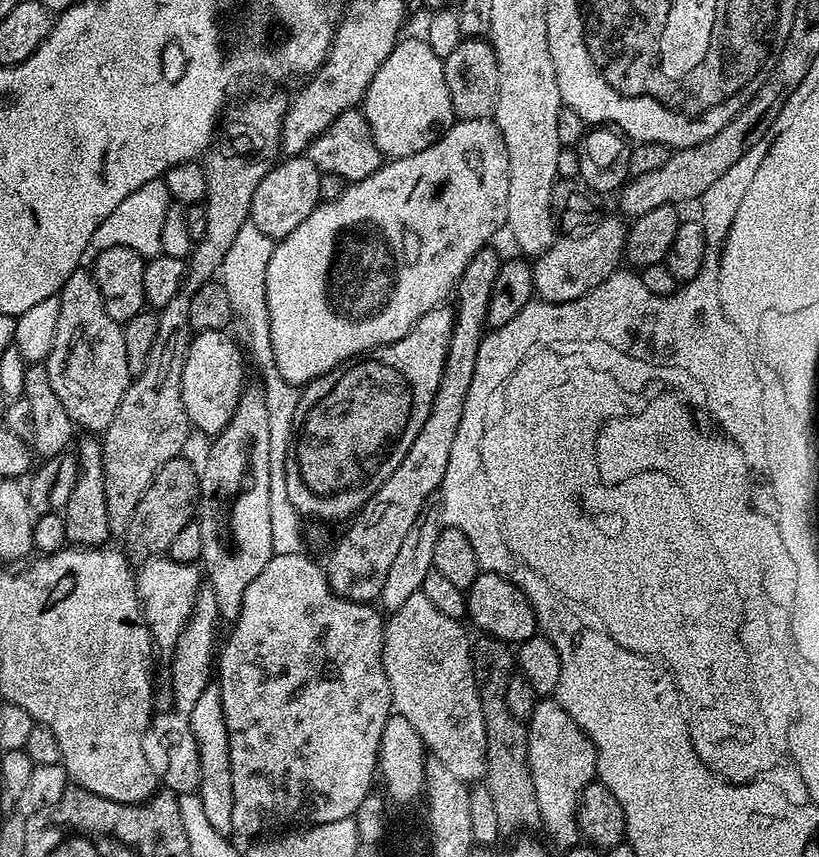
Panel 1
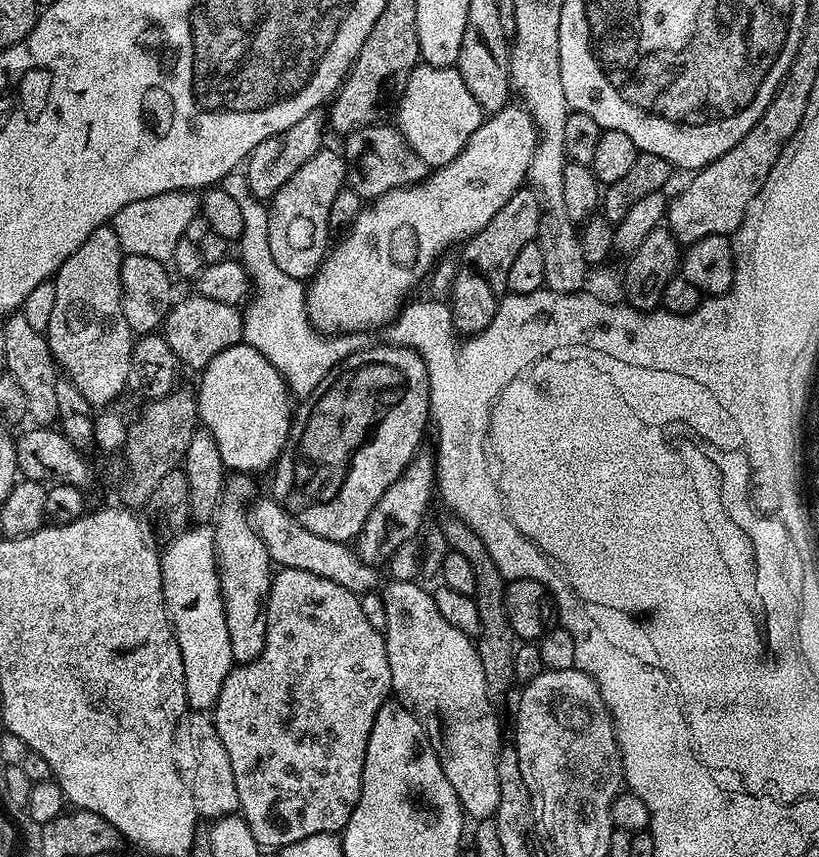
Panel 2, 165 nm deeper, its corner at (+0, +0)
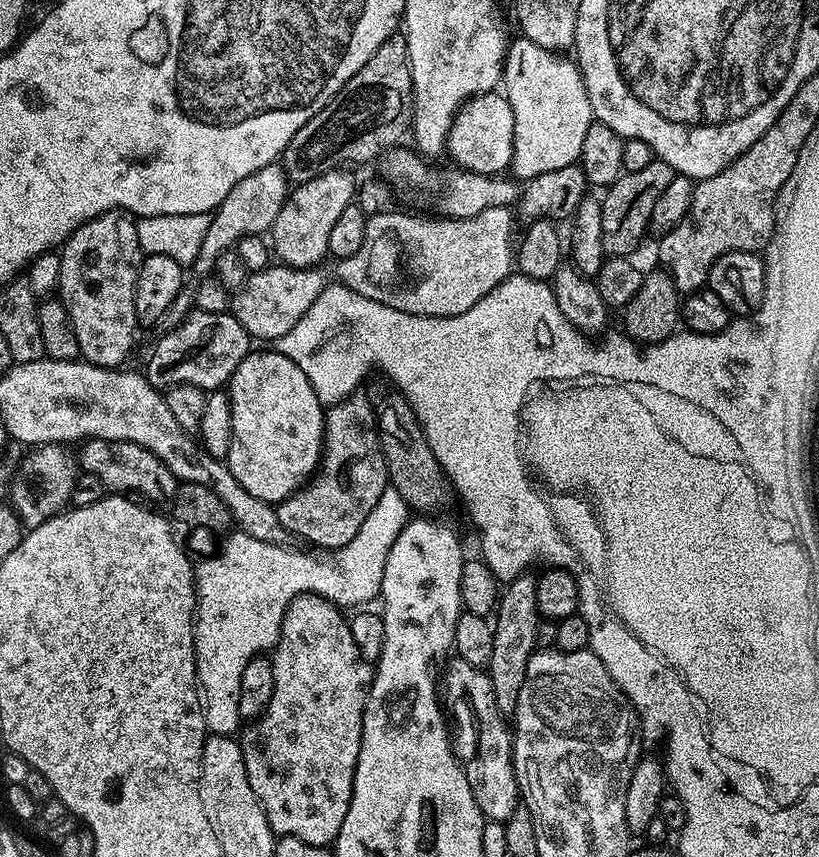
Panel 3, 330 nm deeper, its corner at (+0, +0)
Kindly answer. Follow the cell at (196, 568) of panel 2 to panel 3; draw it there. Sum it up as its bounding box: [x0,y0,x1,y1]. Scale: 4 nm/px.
[192,486,409,737]

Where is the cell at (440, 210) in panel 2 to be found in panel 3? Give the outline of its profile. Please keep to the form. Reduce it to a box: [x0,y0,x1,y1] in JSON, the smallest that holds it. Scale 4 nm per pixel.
[502,38,594,182]

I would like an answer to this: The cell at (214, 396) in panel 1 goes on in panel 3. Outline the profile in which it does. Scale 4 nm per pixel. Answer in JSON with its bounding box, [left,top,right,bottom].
[226,350,325,505]

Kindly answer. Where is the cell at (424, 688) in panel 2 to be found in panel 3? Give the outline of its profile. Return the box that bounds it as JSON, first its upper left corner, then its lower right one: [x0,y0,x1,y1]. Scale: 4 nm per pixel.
[442,658,522,822]

